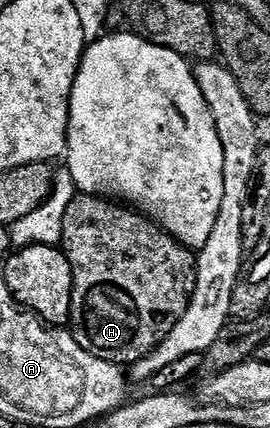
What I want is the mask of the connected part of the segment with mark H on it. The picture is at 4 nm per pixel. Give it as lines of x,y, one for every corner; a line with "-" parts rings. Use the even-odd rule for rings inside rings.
76,195
65,210
61,247
73,274
69,328
89,354
110,364
133,366
146,358
185,314
197,282
196,253
138,211
102,196

